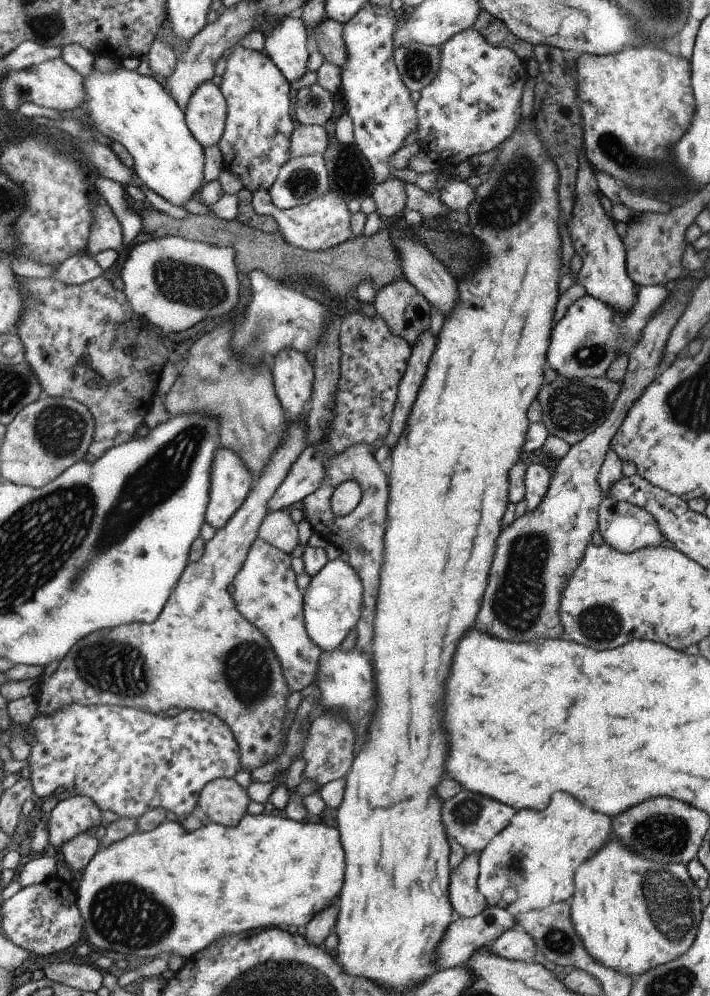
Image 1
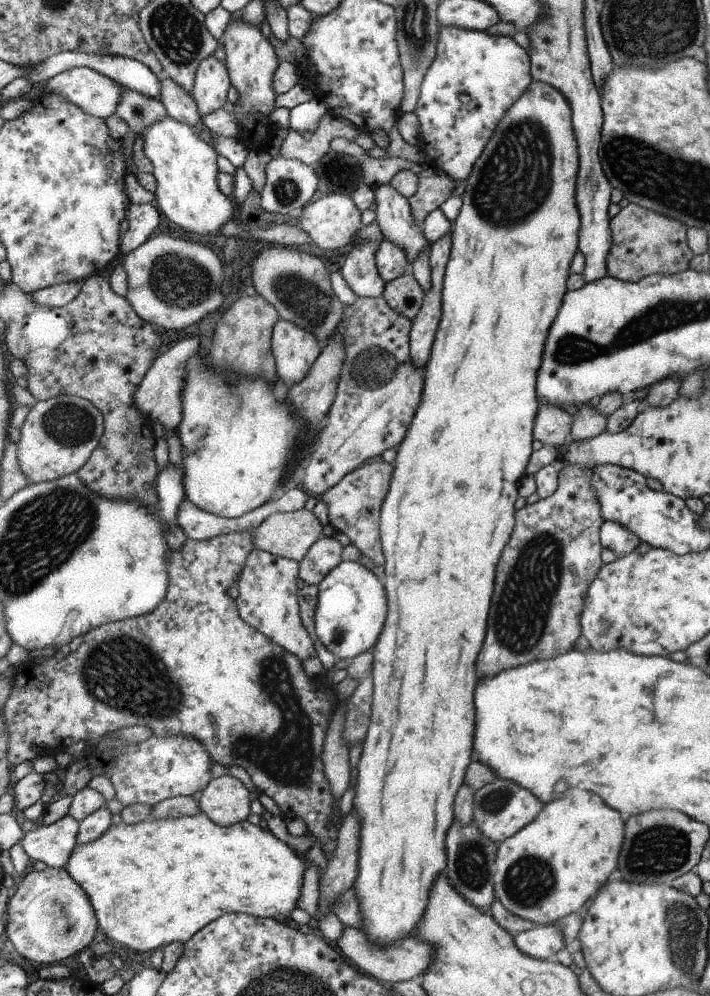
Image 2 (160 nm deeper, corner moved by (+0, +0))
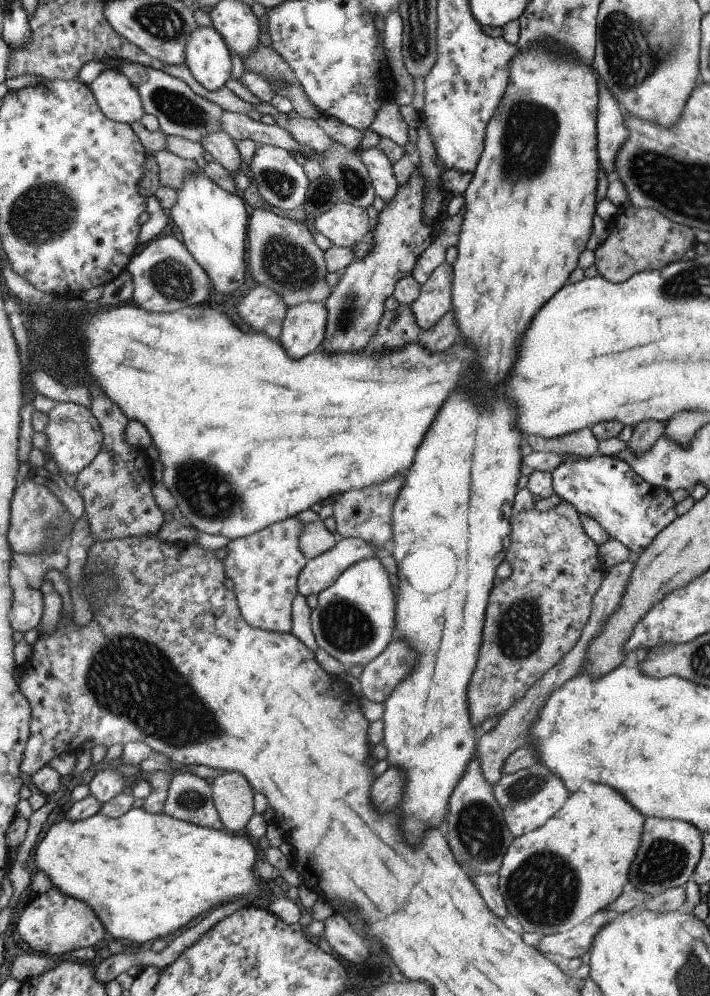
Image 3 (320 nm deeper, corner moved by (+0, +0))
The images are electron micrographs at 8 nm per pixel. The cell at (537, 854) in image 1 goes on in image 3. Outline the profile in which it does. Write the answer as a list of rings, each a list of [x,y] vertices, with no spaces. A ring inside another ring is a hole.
[[[559,772],[559,778],[564,782],[566,788],[568,788],[568,790],[571,792],[571,796],[565,802],[564,806],[558,812],[556,812],[556,814],[554,814],[554,816],[552,816],[550,820],[547,820],[546,824],[544,824],[542,828],[538,828],[536,832],[530,832],[530,834],[524,834],[524,836],[515,837],[515,839],[512,841],[512,844],[509,846],[509,849],[506,851],[506,854],[504,855],[500,870],[498,872],[499,889],[500,892],[502,893],[507,908],[507,912],[512,914],[512,916],[514,916],[514,918],[516,918],[516,920],[520,922],[522,928],[524,928],[525,931],[535,932],[537,933],[537,936],[544,936],[544,937],[546,935],[567,933],[568,931],[574,930],[576,927],[582,925],[586,920],[590,919],[592,916],[596,916],[596,914],[599,914],[600,911],[604,911],[605,910],[604,908],[606,908],[606,906],[608,906],[610,902],[614,902],[614,899],[618,898],[618,896],[620,896],[622,892],[624,892],[626,889],[629,889],[628,888],[629,875],[632,872],[632,866],[636,860],[636,854],[638,854],[638,848],[640,848],[640,840],[642,840],[642,832],[644,832],[644,830],[642,830],[642,826],[644,826],[644,820],[646,820],[646,818],[644,818],[644,816],[642,816],[642,814],[640,814],[640,812],[638,812],[638,810],[636,810],[636,808],[634,808],[634,806],[632,806],[632,804],[630,804],[630,802],[628,802],[628,800],[626,800],[626,798],[624,798],[624,796],[622,796],[620,792],[618,792],[618,790],[614,792],[614,790],[612,790],[610,786],[606,786],[606,784],[594,784],[594,782],[584,782],[584,784],[582,784],[582,786],[580,786],[580,788],[576,792],[572,792],[572,784],[568,784],[568,780],[564,780],[564,776],[560,776],[560,772]]]

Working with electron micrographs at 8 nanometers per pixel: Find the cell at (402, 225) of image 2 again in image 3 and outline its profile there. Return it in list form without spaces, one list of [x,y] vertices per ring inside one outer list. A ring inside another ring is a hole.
[[[358,146],[359,156],[369,172],[375,196],[379,196],[387,203],[395,197],[399,181],[396,180],[394,164],[380,147],[361,148]]]

